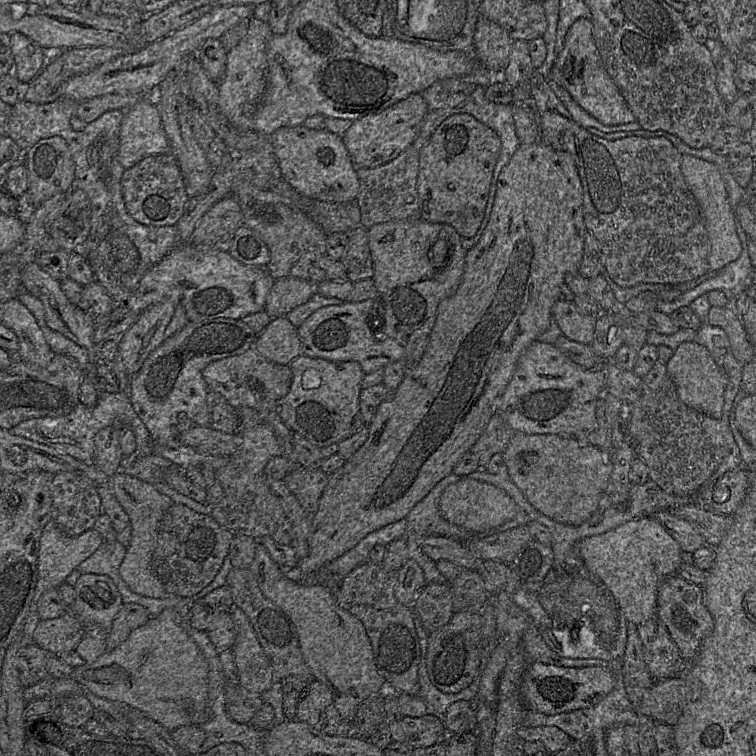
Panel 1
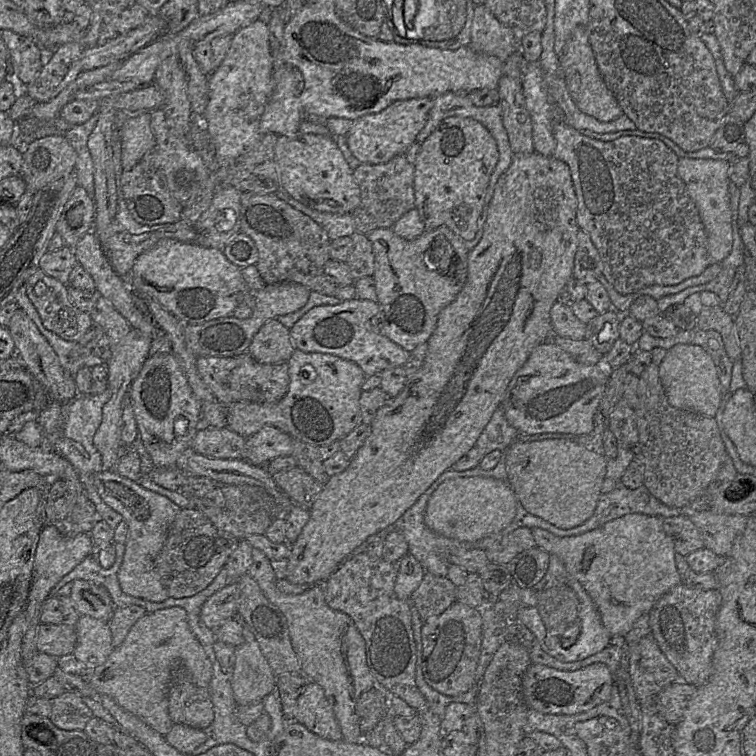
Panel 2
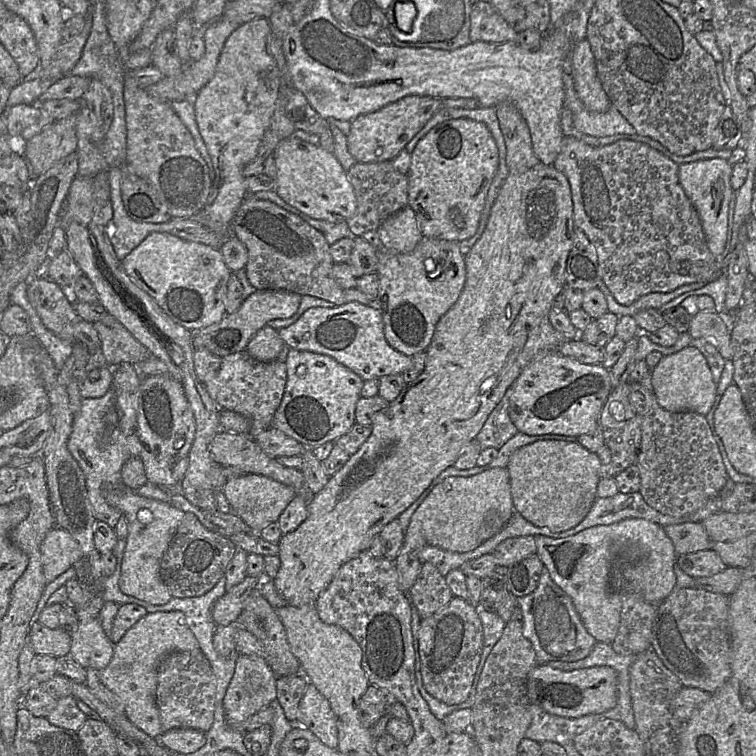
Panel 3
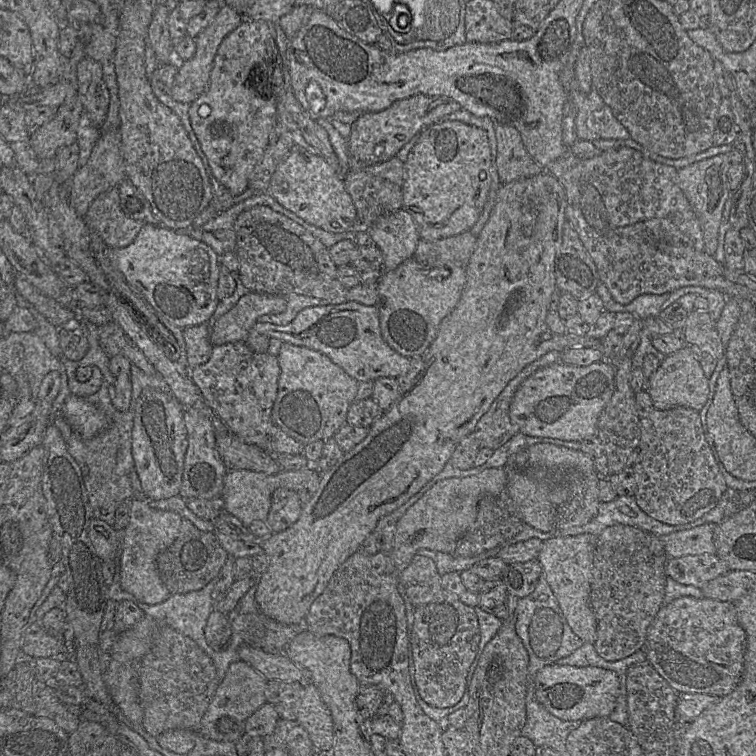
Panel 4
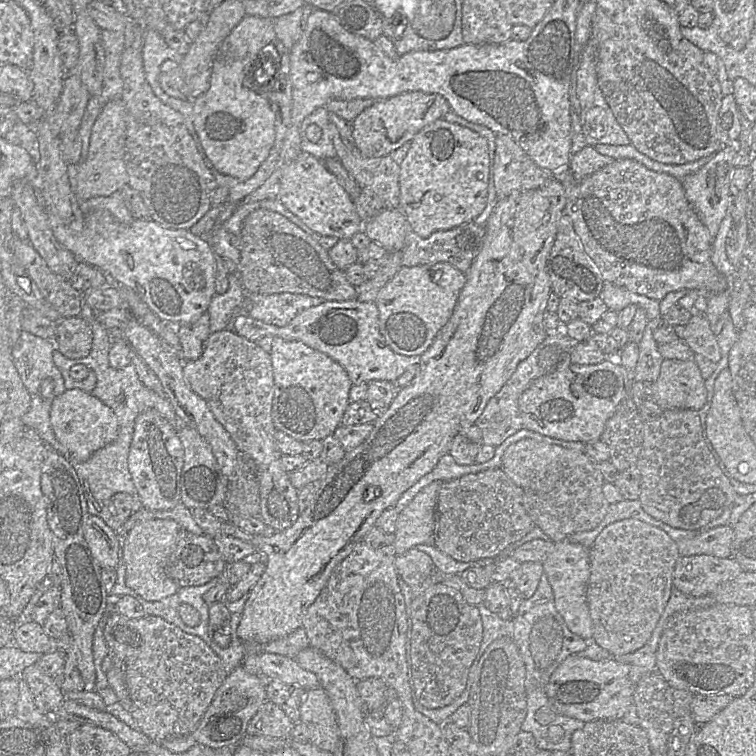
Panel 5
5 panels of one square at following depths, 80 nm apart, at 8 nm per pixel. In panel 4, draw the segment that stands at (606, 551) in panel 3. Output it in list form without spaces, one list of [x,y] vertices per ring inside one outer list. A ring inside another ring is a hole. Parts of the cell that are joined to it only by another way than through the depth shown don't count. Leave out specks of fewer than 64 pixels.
[[[589,533],[567,537],[554,536],[543,541],[538,556],[568,624],[584,643],[589,644],[594,644],[597,640],[597,619],[591,607],[591,580],[596,542],[597,537]]]

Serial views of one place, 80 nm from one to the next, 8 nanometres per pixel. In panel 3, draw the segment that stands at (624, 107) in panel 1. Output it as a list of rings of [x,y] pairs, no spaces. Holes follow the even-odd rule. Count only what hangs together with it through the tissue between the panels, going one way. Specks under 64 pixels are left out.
[[[587,38],[573,47],[572,77],[575,90],[588,110],[603,113],[612,106],[598,78],[595,59]]]

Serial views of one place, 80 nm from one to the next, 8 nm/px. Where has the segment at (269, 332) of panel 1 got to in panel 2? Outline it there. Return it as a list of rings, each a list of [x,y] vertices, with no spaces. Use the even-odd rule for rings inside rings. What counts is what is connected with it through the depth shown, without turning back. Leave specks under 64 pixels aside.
[[[273,318],[254,335],[247,353],[257,362],[278,364],[287,362],[295,349],[290,330]]]

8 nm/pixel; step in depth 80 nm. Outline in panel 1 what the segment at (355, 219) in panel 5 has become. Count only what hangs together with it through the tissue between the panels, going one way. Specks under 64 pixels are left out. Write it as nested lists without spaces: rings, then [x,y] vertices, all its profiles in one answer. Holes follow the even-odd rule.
[[[300,125],[279,128],[270,139],[281,177],[296,191],[314,200],[328,203],[356,200],[359,192],[357,168],[351,161],[342,136],[326,129],[313,130]]]

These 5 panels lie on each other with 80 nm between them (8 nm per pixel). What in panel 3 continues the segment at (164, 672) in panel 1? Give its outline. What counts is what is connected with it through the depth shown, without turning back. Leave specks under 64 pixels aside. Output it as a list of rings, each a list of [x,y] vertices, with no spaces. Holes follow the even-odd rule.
[[[182,612],[147,613],[114,645],[110,663],[100,670],[100,680],[121,700],[127,718],[148,736],[155,738],[163,733],[156,704],[159,666],[174,652],[194,650],[201,649]]]

